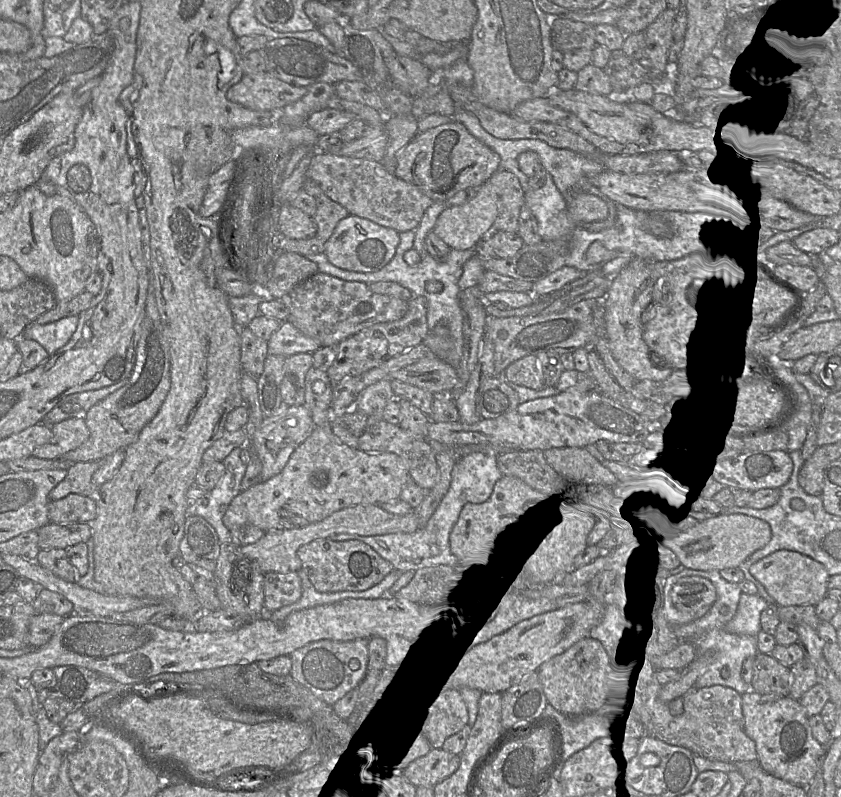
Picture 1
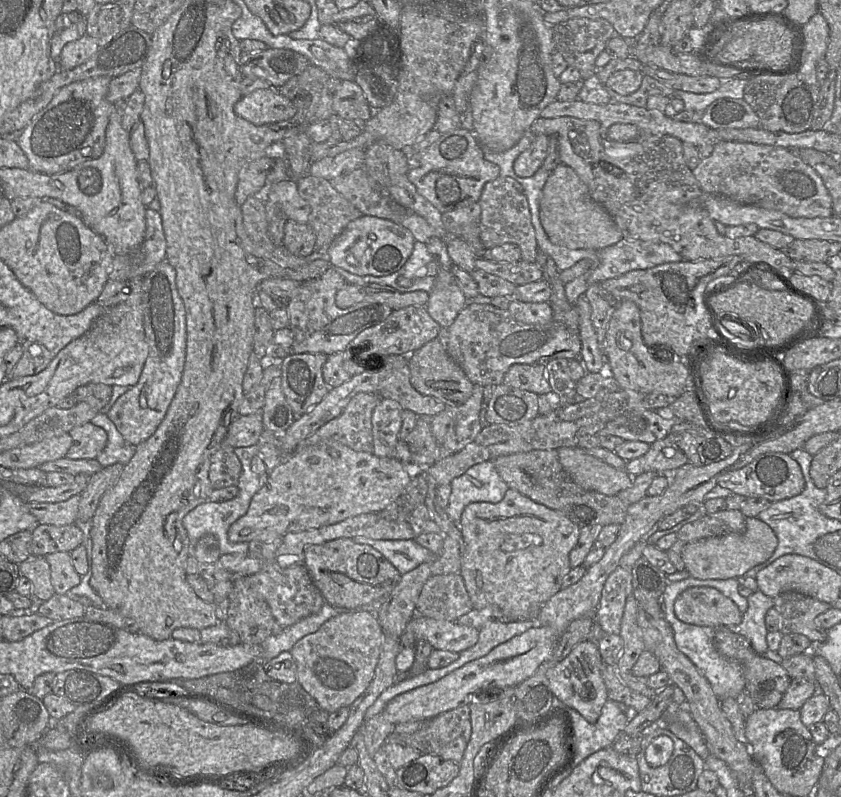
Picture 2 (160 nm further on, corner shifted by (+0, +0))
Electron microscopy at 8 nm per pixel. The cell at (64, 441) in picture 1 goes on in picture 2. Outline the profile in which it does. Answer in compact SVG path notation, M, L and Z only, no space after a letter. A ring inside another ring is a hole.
M90 422L74 427L68 434L73 441L65 456L68 459L95 459L108 439L104 429Z

